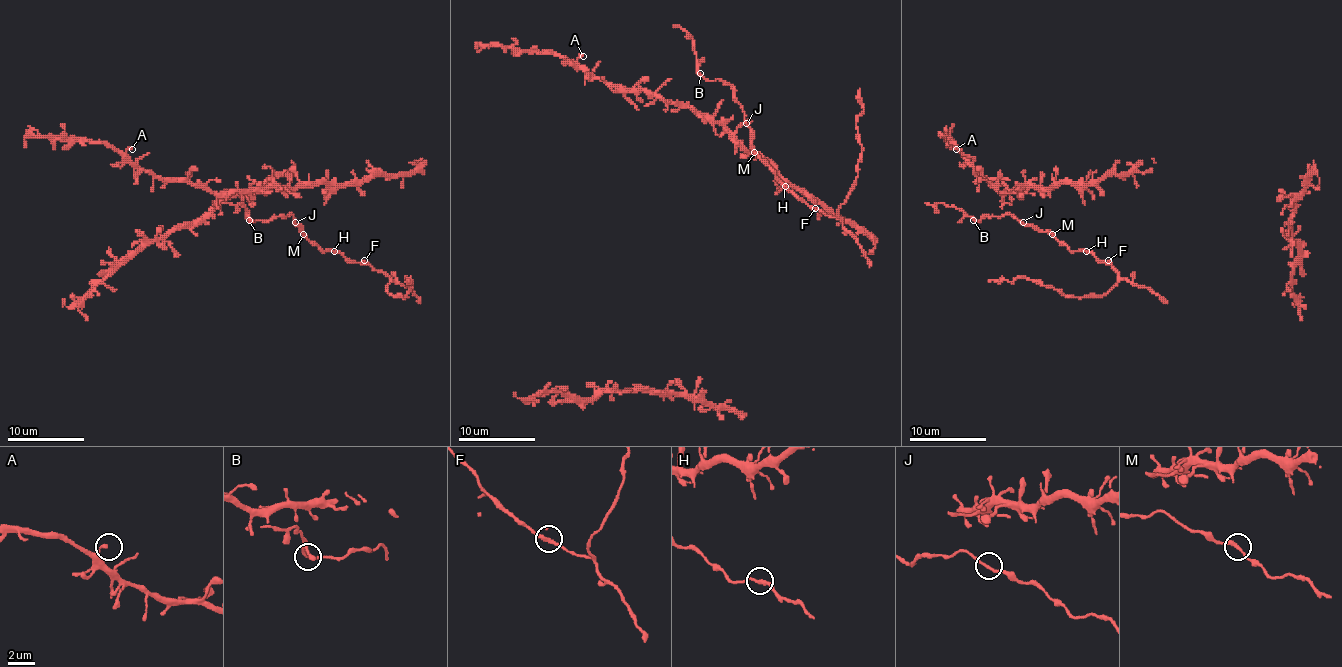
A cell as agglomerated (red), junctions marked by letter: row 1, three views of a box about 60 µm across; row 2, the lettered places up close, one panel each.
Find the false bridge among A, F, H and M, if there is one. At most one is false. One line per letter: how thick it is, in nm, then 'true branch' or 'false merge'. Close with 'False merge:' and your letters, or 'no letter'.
A: calibre 280 nm; true branch
F: calibre 240 nm; true branch
H: calibre 280 nm; true branch
M: calibre 260 nm; false merge
False merge: M

